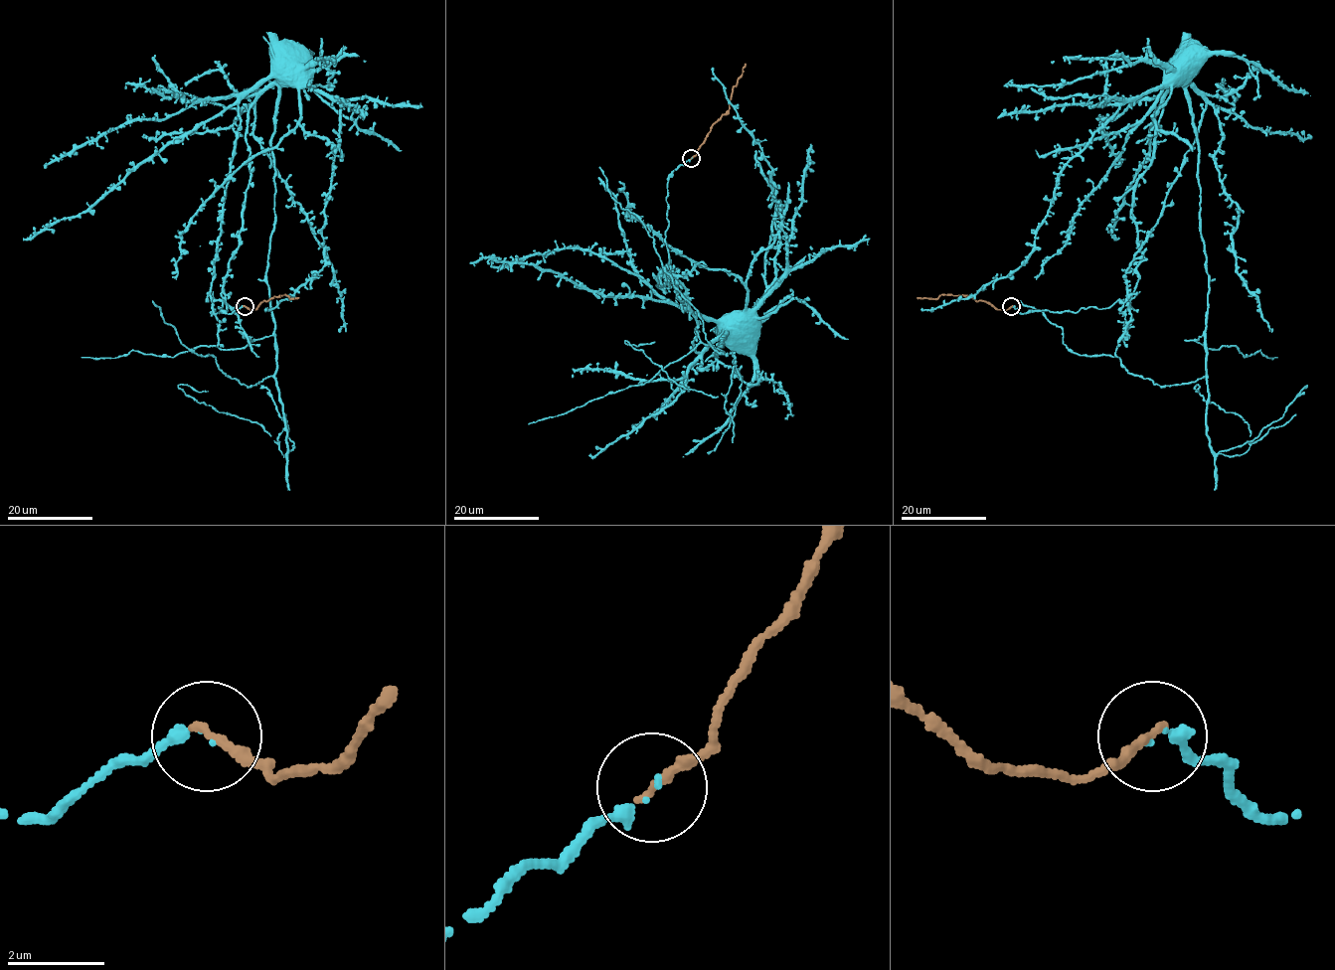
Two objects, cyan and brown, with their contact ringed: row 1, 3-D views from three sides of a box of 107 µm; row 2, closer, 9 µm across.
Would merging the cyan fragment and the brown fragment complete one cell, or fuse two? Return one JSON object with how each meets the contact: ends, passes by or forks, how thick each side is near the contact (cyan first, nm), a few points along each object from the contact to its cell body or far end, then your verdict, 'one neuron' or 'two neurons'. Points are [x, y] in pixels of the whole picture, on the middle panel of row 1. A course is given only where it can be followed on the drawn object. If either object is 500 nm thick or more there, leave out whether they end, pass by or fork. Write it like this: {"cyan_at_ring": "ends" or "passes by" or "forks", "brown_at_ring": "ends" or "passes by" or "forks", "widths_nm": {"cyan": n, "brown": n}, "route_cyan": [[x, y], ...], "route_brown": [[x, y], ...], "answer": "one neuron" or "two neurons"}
{"cyan_at_ring": "ends", "brown_at_ring": "ends", "widths_nm": {"cyan": 120, "brown": 200}, "route_cyan": [[692, 158], [667, 183], [668, 264], [697, 352], [725, 332], [726, 397], [625, 342], [654, 342]], "route_brown": [[692, 158], [711, 126], [729, 108], [733, 87], [745, 64]], "answer": "one neuron"}

